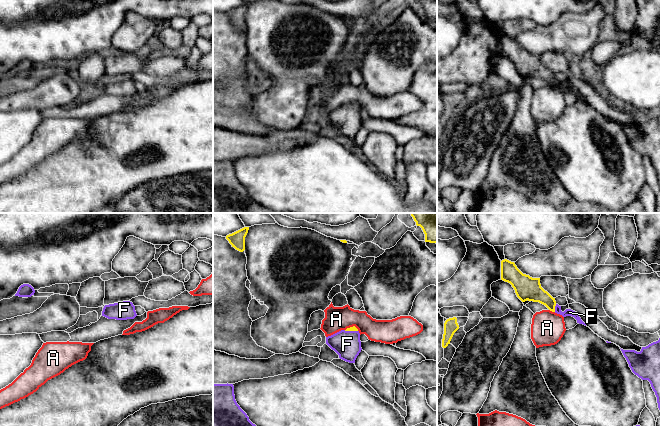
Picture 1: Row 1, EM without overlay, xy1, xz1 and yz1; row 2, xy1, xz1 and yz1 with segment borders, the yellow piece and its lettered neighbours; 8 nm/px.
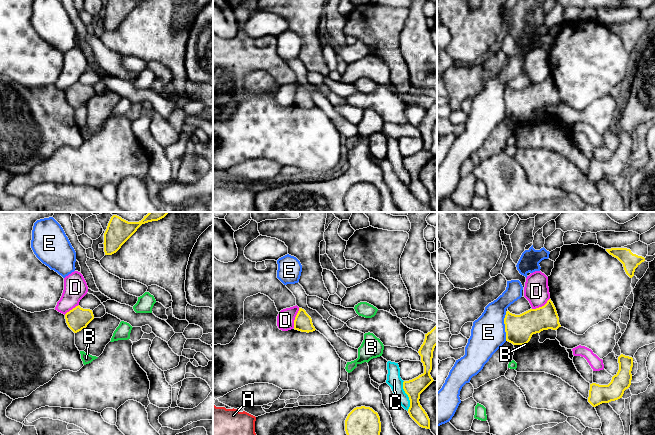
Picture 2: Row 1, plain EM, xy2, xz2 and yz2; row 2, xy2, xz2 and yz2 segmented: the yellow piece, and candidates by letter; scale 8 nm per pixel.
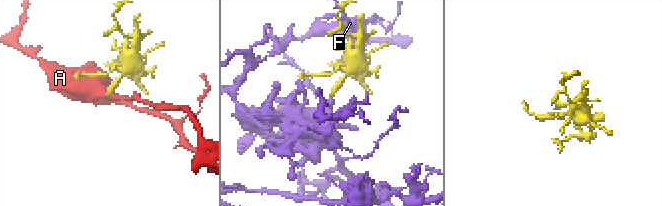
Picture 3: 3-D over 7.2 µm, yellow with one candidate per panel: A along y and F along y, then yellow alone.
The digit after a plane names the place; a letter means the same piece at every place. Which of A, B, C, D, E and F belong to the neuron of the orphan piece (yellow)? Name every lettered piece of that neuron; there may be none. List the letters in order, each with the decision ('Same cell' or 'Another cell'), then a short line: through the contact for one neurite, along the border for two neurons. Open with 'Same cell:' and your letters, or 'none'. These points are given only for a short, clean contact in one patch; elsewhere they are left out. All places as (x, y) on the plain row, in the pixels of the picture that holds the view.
Same cell: F
A: Another cell. Line: yz1 (549, 85), (554, 88)
B: Another cell
C: Another cell
D: Another cell. Line: xz2 (299, 84), (293, 103)
E: Another cell
F: Same cell

